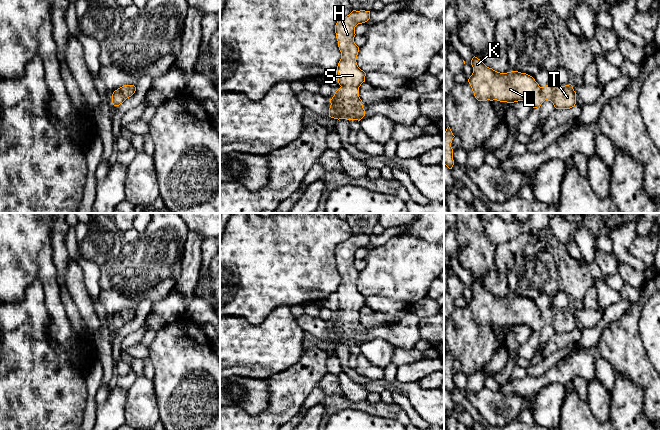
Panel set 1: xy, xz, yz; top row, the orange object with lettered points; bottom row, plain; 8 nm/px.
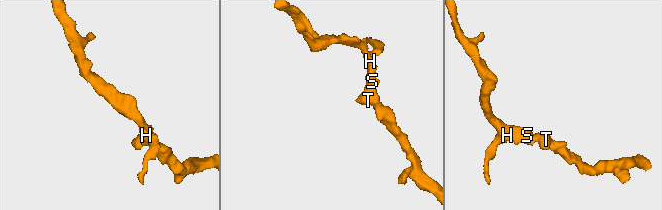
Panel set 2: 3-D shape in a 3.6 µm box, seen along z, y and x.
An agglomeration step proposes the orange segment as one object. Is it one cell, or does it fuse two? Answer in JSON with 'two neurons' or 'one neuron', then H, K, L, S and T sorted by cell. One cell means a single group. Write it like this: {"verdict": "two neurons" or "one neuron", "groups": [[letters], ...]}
{"verdict": "one neuron", "groups": [["H", "K", "L", "S", "T"]]}

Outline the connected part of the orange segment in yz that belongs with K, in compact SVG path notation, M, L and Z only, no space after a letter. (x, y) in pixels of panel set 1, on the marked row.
M475 56L471 65L473 73L468 82L478 101L528 101L537 109L545 100L551 101L556 109L570 109L576 104L576 92L571 84L557 86L552 82L540 87L535 79L526 73L500 73L487 67Z

